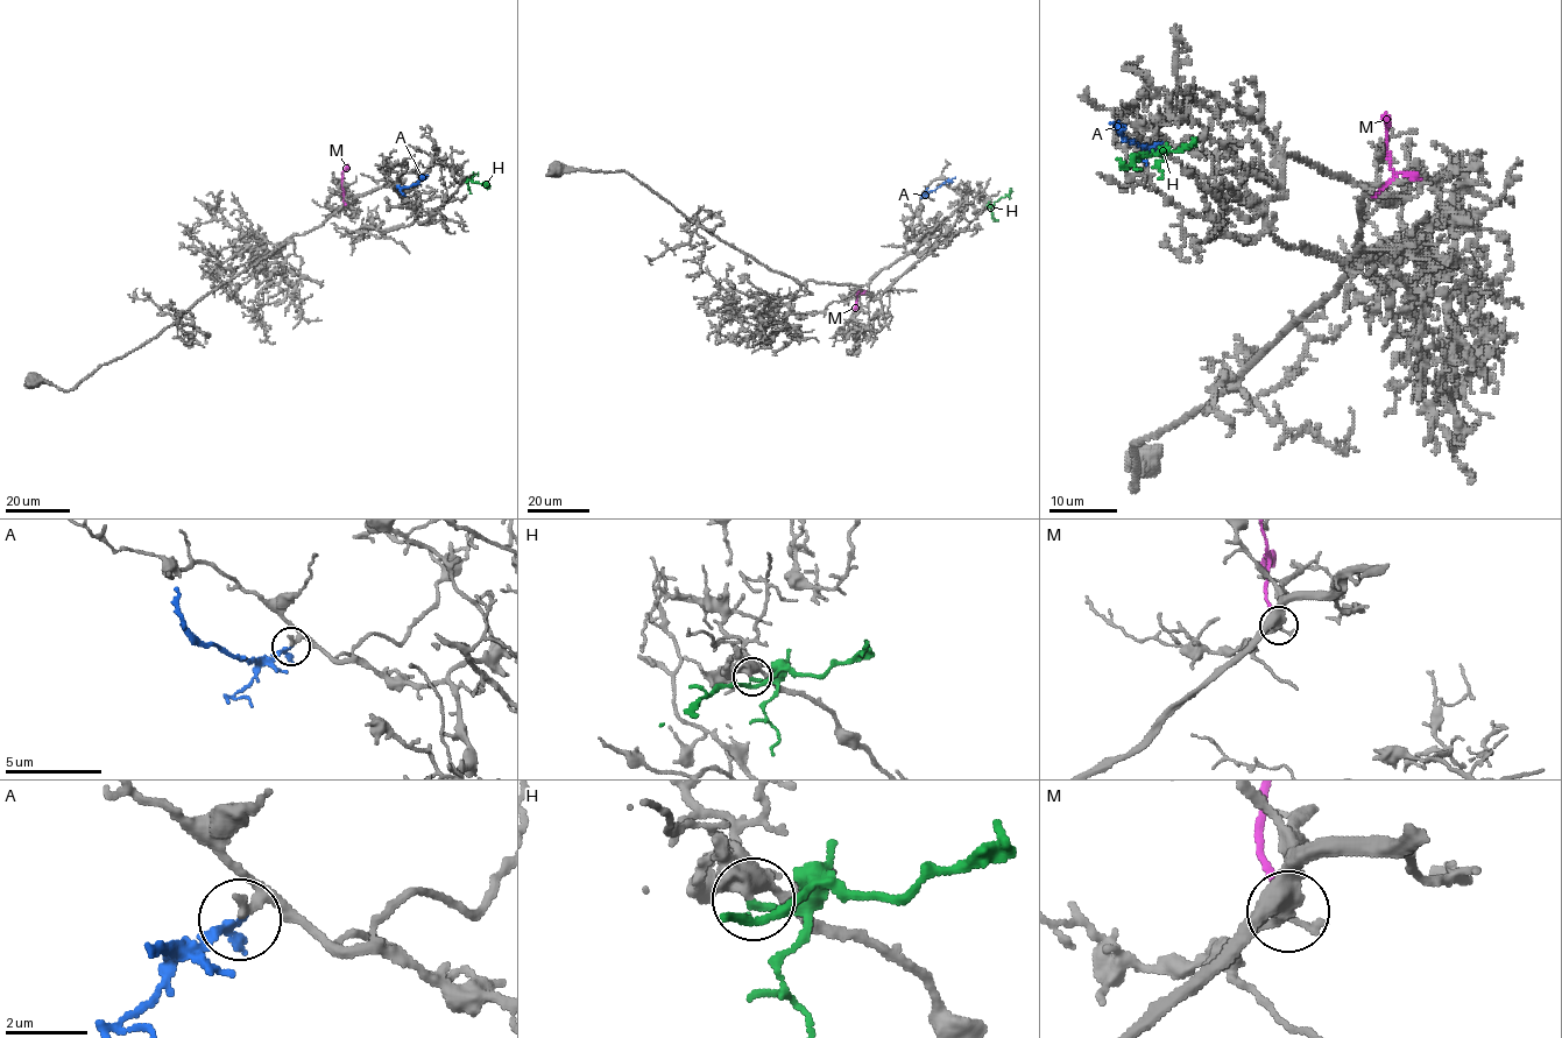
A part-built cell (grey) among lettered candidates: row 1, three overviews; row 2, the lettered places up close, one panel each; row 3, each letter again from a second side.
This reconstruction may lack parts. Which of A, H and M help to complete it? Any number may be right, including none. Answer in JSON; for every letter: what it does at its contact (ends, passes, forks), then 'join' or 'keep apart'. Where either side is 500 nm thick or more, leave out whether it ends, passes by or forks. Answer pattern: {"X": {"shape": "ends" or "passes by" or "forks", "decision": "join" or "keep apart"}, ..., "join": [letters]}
{"A": {"shape": "ends", "decision": "keep apart"}, "H": {"shape": "ends", "decision": "join"}, "M": {"shape": "ends", "decision": "keep apart"}, "join": ["H"]}

